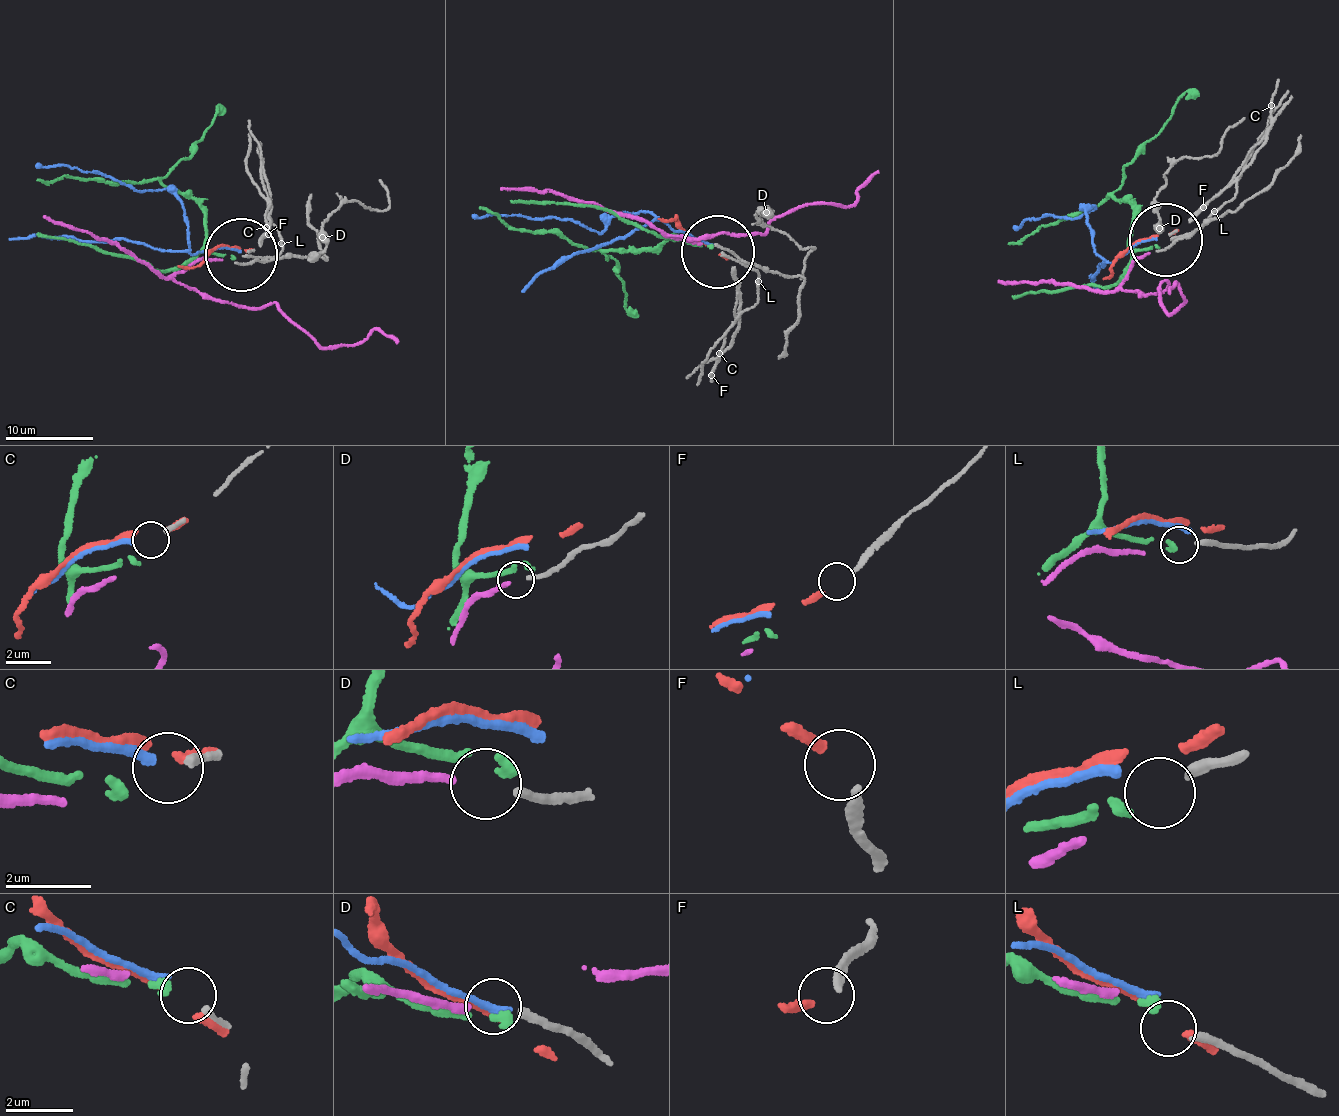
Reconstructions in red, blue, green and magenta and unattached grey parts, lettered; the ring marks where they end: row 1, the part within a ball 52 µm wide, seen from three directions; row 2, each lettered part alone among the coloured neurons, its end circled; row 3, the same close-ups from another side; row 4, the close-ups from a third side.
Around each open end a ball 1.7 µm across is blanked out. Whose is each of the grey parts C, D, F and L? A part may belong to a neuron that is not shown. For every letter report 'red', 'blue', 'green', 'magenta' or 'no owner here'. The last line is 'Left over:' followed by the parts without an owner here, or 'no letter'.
C: blue
D: magenta
F: red
L: no owner here
Left over: L

